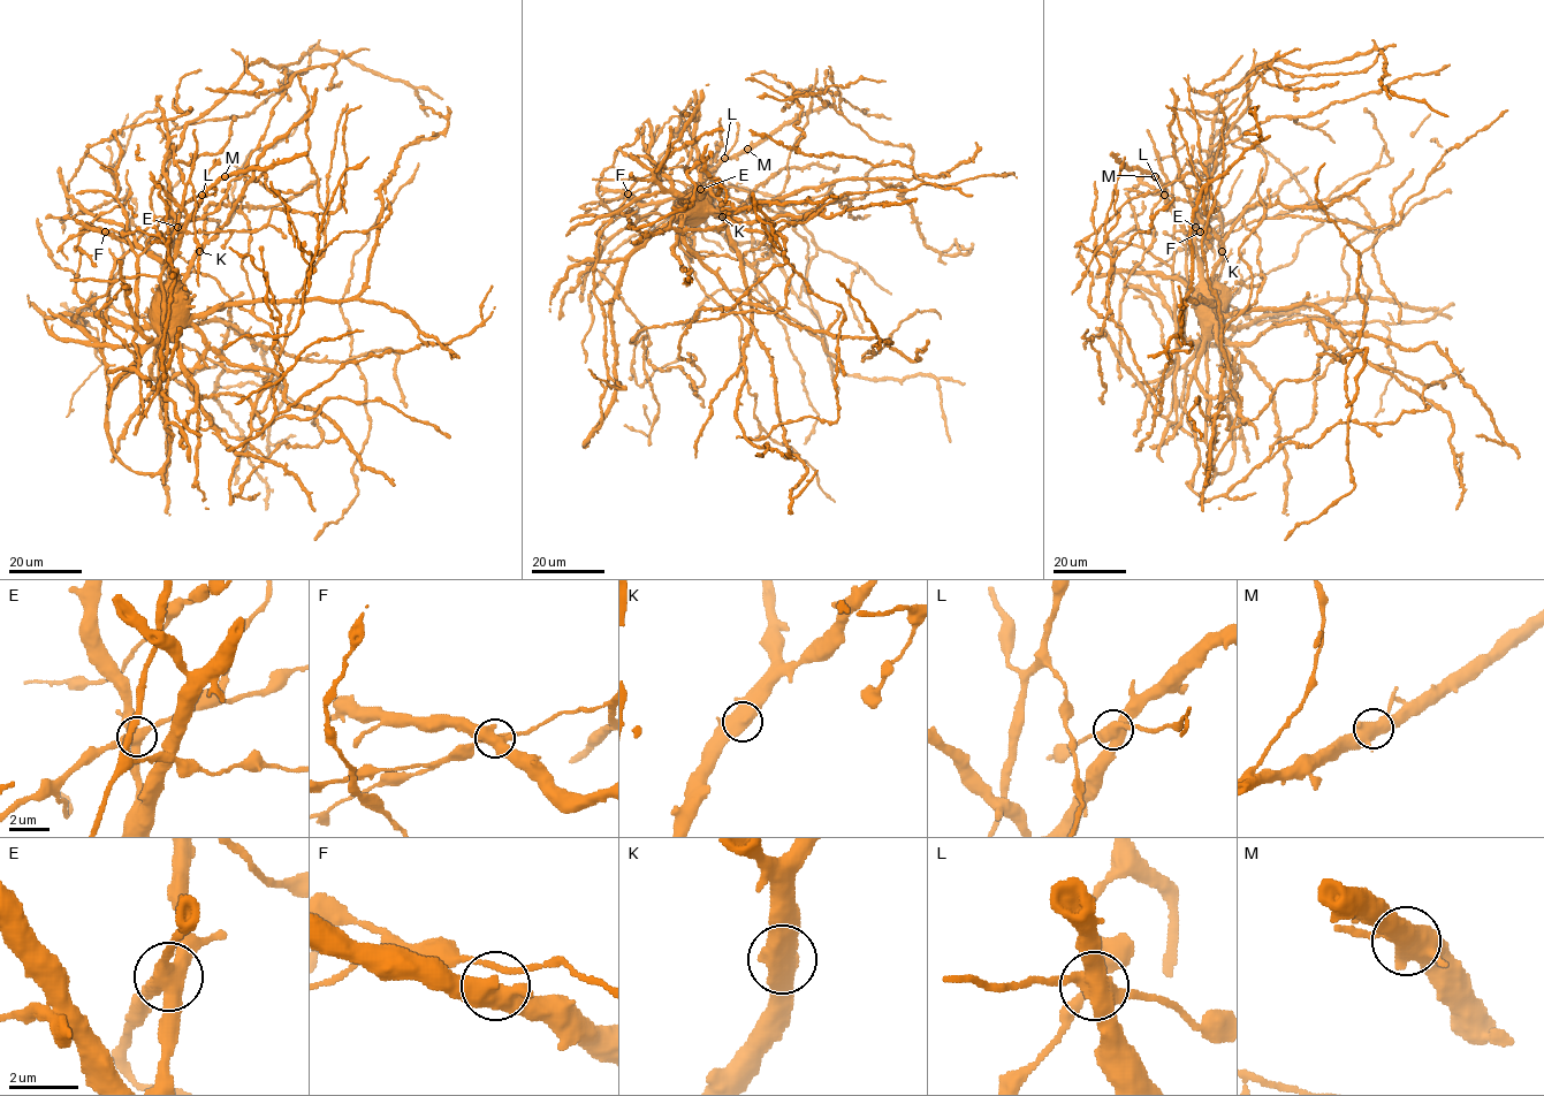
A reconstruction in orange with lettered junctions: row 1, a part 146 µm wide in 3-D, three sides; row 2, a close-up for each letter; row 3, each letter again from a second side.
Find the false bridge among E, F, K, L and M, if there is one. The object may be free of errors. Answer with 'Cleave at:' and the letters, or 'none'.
Cleave at: none

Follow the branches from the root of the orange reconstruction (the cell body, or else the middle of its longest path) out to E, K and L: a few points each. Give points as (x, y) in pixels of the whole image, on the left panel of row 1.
E: (180, 302), (182, 284), (170, 276), (177, 226)
K: (180, 302), (187, 267), (199, 251)
L: (180, 302), (183, 287), (170, 276), (170, 259), (187, 218), (203, 193)

